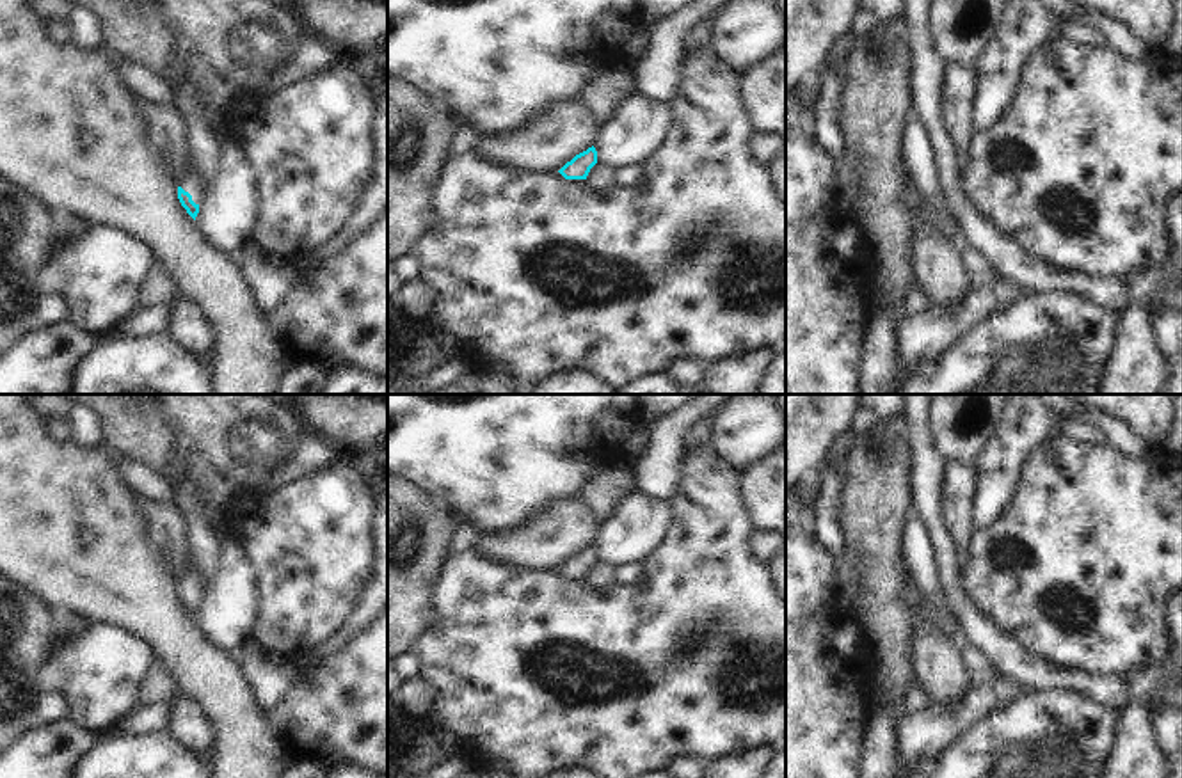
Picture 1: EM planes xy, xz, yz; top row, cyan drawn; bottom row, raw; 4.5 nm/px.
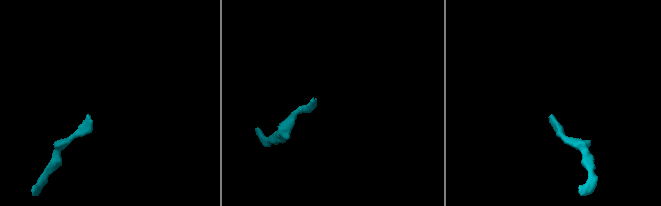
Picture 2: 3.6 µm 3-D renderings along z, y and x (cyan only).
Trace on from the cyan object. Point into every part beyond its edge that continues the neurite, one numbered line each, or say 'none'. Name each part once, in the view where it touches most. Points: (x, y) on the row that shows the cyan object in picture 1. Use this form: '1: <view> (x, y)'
1: xy (189, 183).

